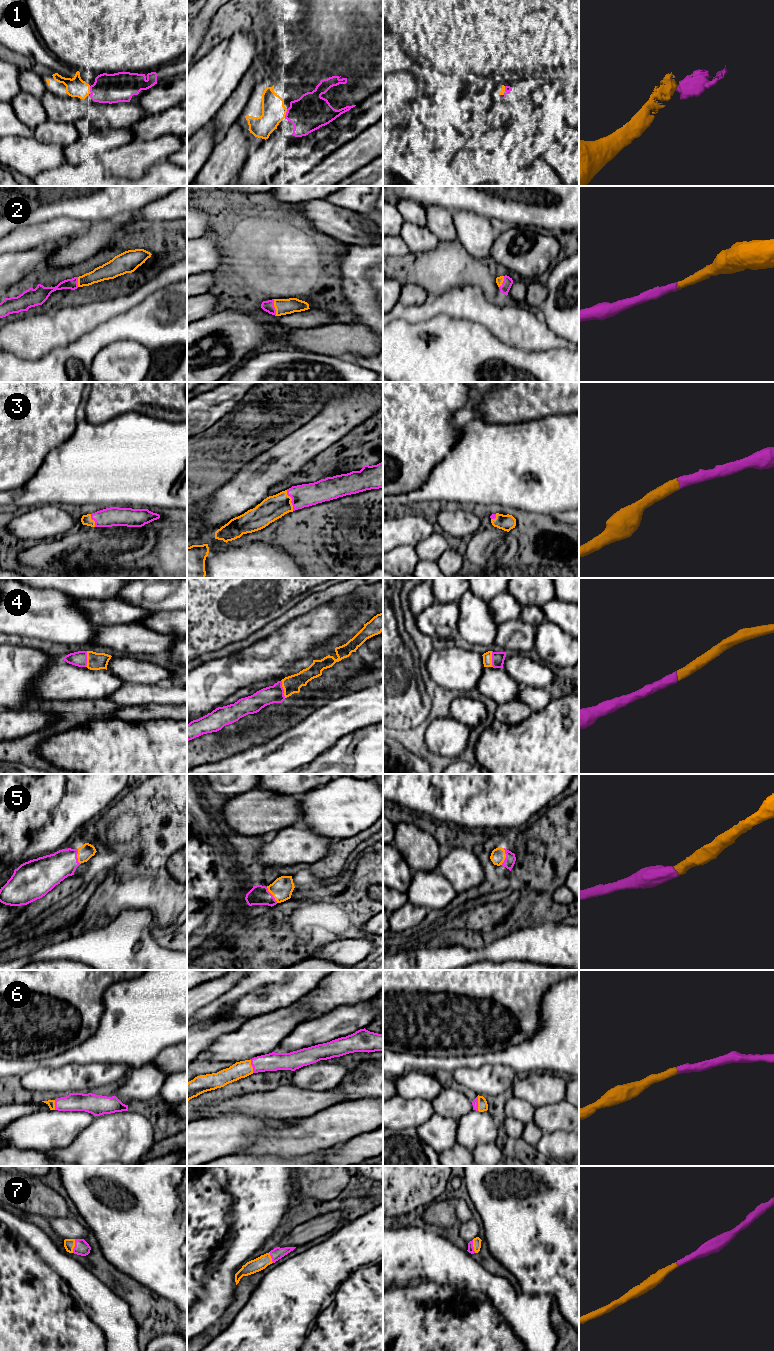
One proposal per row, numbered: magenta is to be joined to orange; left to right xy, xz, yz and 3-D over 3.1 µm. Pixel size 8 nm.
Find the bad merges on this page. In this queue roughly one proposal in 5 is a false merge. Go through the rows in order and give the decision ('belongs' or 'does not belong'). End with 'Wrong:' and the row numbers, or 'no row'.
1: belongs
2: belongs
3: belongs
4: belongs
5: belongs
6: belongs
7: belongs
Wrong: no row

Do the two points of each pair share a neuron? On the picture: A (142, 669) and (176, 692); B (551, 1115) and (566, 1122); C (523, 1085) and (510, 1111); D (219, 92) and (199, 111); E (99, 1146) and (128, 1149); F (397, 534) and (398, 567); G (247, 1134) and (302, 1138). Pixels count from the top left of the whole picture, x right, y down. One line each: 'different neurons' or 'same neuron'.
A: different neurons
B: same neuron
C: different neurons
D: same neuron
E: same neuron
F: different neurons
G: different neurons

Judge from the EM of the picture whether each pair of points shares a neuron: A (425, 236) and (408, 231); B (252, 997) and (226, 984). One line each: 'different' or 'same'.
A: same
B: different

